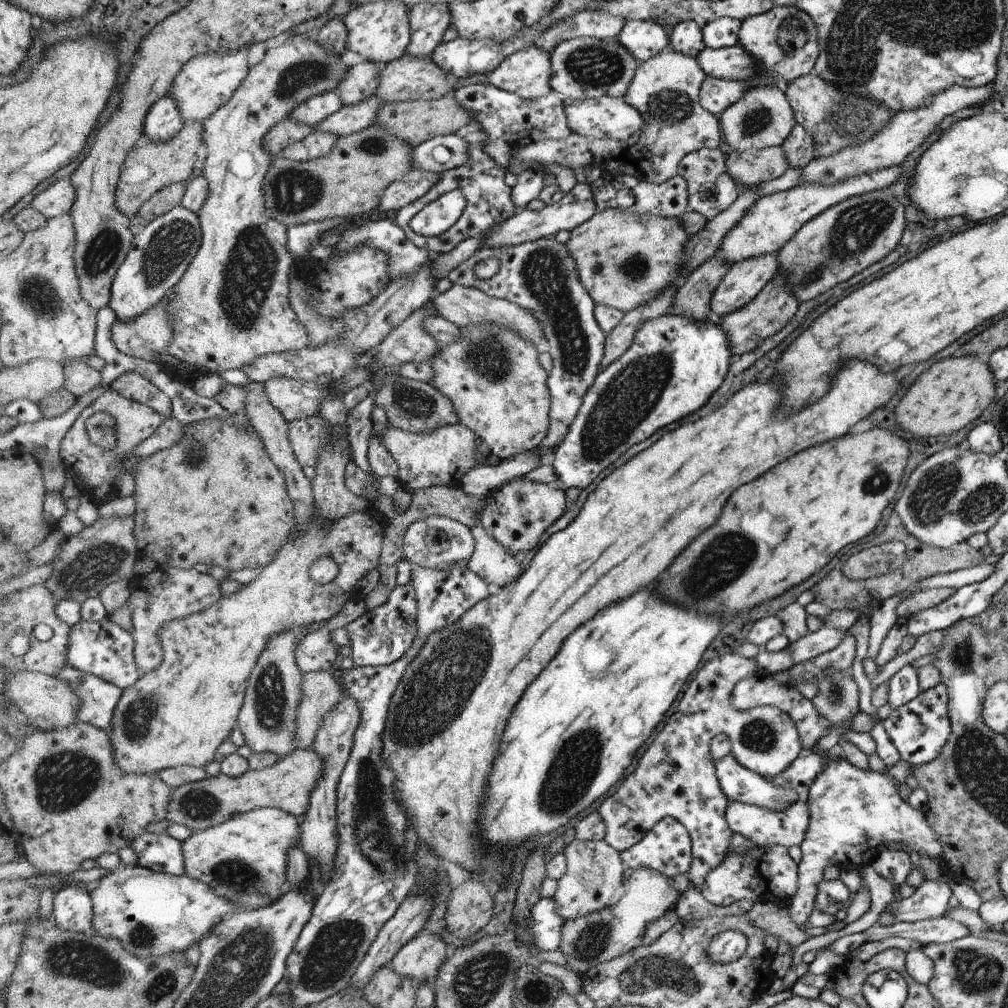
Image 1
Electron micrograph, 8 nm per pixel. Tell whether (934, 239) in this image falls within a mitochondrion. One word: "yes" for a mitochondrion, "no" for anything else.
no

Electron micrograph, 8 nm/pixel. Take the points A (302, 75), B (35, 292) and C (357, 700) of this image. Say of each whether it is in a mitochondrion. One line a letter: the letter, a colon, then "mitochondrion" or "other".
A: mitochondrion
B: mitochondrion
C: other

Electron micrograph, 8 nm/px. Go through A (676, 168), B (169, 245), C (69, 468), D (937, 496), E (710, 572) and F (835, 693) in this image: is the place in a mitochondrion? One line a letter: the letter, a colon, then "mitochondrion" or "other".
A: other
B: mitochondrion
C: other
D: mitochondrion
E: mitochondrion
F: mitochondrion

